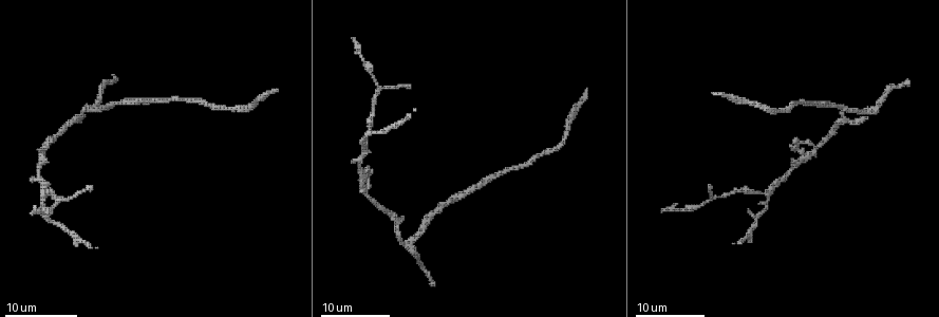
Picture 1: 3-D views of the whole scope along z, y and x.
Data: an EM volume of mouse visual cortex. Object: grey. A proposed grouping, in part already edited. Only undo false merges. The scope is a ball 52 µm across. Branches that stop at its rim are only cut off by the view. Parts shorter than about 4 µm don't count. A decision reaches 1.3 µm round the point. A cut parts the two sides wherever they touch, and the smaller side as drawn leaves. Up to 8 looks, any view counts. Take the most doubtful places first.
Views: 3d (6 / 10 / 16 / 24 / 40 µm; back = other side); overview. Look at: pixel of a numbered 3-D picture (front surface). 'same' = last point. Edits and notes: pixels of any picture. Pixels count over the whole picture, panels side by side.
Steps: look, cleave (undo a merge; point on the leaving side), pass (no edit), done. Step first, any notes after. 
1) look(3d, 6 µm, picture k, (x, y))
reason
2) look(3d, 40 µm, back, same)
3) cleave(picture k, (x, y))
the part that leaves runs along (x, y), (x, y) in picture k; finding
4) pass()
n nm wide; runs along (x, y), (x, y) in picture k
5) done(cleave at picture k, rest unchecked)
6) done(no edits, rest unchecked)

look(3d, 24 µm, picture 1, (42, 197))
three-way junction

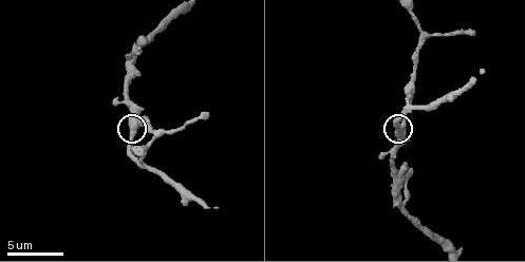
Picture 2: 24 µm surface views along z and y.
look(3d, 6 µm, picture 2, (133, 132))

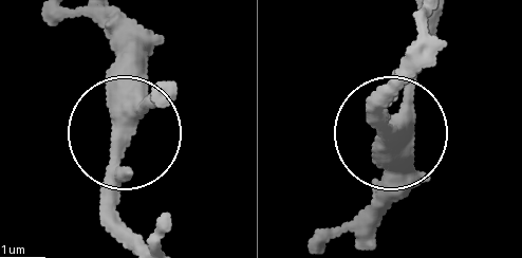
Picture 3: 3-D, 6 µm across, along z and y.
look(3d, 6 µm, back, picture 3, (391, 131))

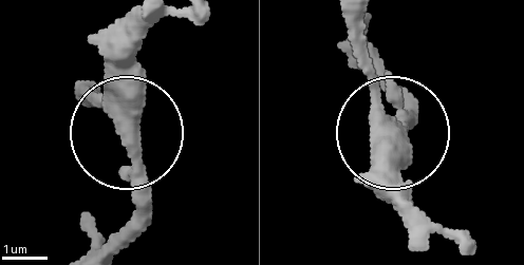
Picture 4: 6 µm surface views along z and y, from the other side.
pass()
370 nm wide; runs along (149, 27), (130, 73), (130, 228) in picture 4; all the same neuron

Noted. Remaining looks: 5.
look(3d, 10 µm, picture 2, (161, 129))
three arms meet

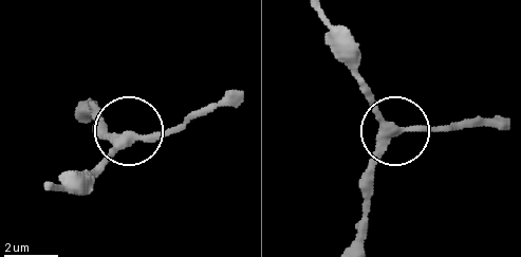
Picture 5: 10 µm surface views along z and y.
pass()
3 arms; runs along (352, 246), (382, 144), (402, 131), (454, 131) in picture 5; one neuron here

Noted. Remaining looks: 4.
look(3d, 24 µm, picture 1, (409, 245))
a fork

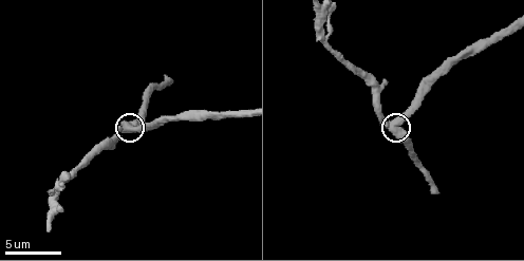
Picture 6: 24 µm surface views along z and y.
look(3d, 10 µm, picture 6, (400, 125))

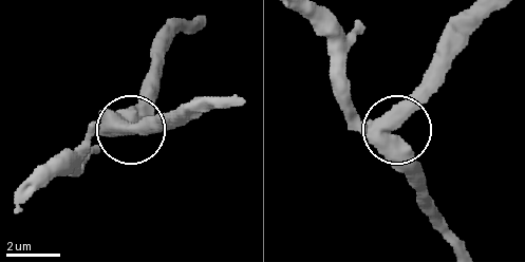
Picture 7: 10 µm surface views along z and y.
cleave(picture 7, (150, 120))
the part that leaves runs along (120, 126), (172, 126), (206, 108), (233, 106) in picture 7; two neurons meet here

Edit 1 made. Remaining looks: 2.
done(cleave at picture 7, rest unchecked)

